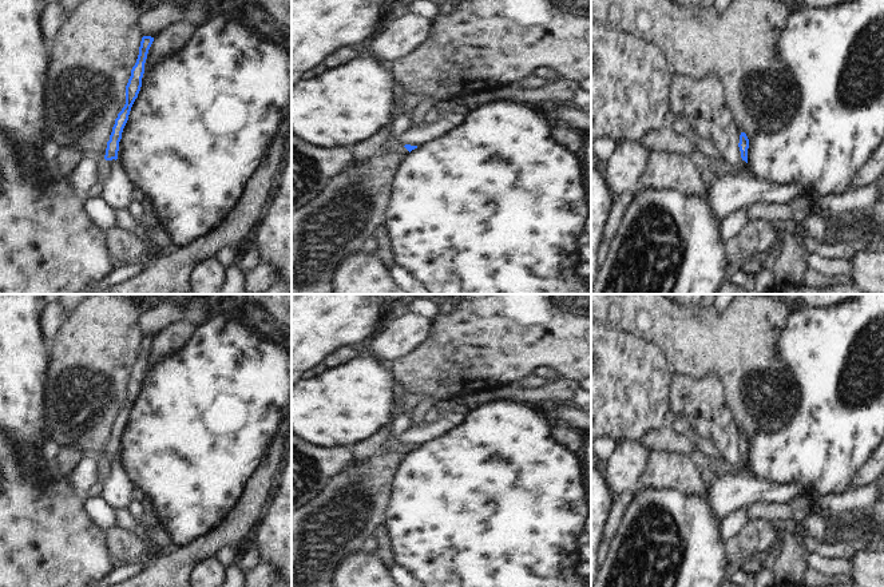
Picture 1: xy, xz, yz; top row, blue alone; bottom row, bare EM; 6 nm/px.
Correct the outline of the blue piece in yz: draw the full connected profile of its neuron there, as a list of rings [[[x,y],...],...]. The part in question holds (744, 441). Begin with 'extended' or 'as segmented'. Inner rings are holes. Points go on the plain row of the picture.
extended; [[[745,432],[740,435],[740,468],[736,472],[718,477],[709,489],[709,505],[718,521],[732,513],[748,508],[753,503],[790,503],[794,497],[809,493],[812,488],[794,484],[761,481],[748,472],[749,439]]]

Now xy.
extended; [[[151,336],[142,337],[138,358],[131,369],[131,376],[126,385],[126,404],[118,413],[112,432],[110,435],[110,440],[107,441],[104,459],[110,461],[110,475],[102,483],[99,497],[114,511],[127,509],[132,501],[132,481],[116,459],[123,428],[128,420],[131,406],[142,386],[144,362],[152,341],[154,337]]]

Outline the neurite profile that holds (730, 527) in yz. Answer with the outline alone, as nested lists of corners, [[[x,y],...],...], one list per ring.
[[[744,508],[728,516],[721,523],[720,535],[722,543],[726,544],[732,539],[734,539],[748,523],[749,523],[748,508]]]

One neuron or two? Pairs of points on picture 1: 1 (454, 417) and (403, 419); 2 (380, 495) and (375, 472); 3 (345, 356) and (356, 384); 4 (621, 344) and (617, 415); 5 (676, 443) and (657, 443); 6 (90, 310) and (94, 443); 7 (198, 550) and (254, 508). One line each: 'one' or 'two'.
1: two
2: one
3: two
4: one
5: one
6: one
7: one

